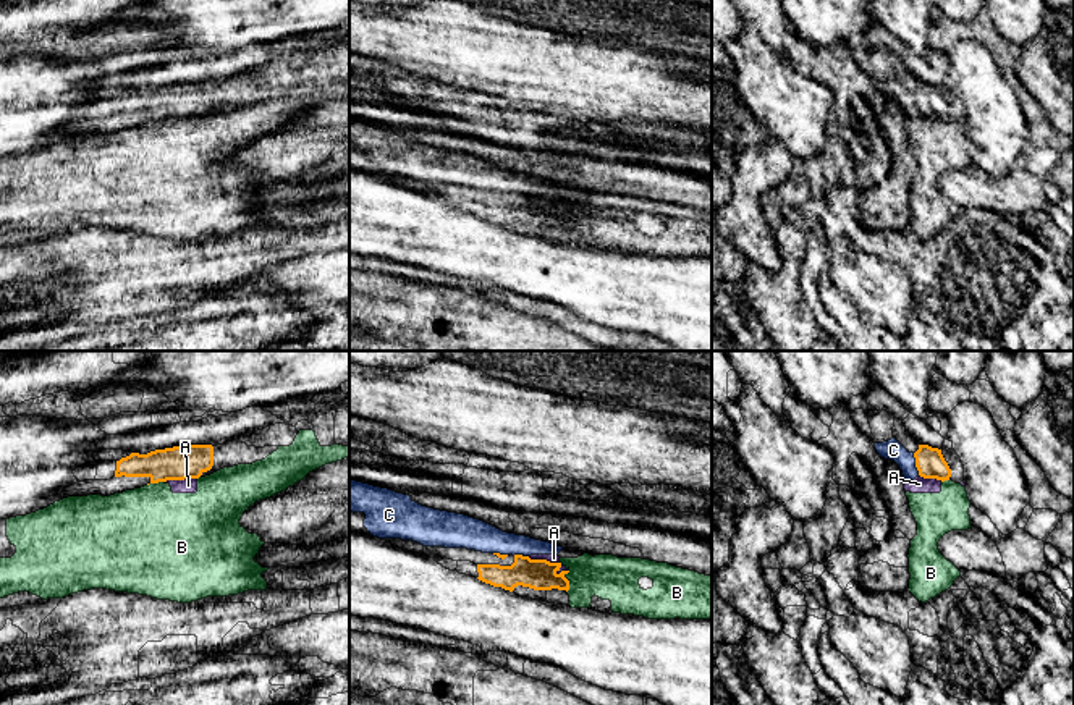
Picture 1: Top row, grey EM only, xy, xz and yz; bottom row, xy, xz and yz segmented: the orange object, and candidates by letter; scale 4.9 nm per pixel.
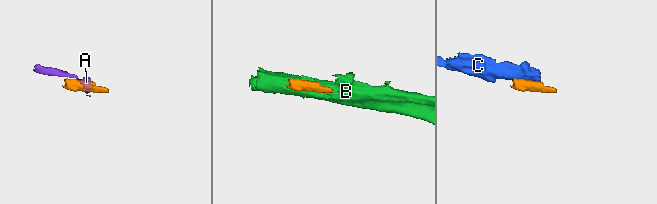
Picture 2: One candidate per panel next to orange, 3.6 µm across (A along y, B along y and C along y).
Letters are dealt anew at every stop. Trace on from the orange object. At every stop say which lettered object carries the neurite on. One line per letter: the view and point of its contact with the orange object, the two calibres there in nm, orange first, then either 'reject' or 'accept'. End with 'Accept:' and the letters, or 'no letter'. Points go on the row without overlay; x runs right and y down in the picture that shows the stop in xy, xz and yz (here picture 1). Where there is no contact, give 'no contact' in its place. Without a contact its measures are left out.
A: contact xz (549, 199); calibres 160 and 50 nm; reject
B: contact xz (568, 219); calibres 160 and 220 nm; reject
C: contact yz (916, 102); calibres 140 and 100 nm; accept
Accept: C

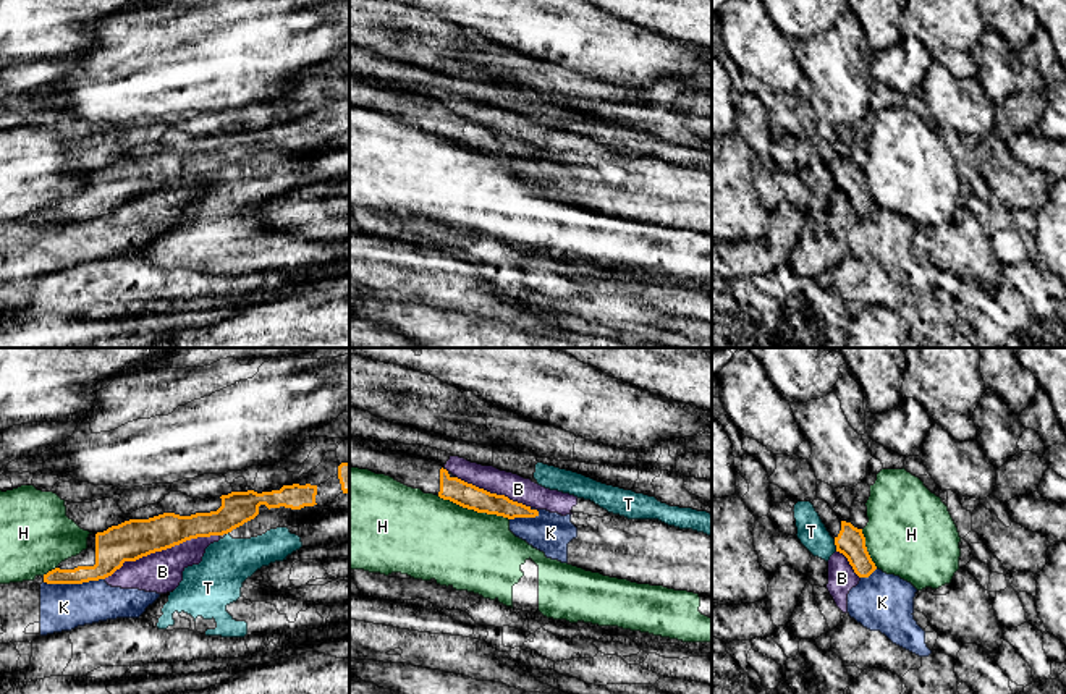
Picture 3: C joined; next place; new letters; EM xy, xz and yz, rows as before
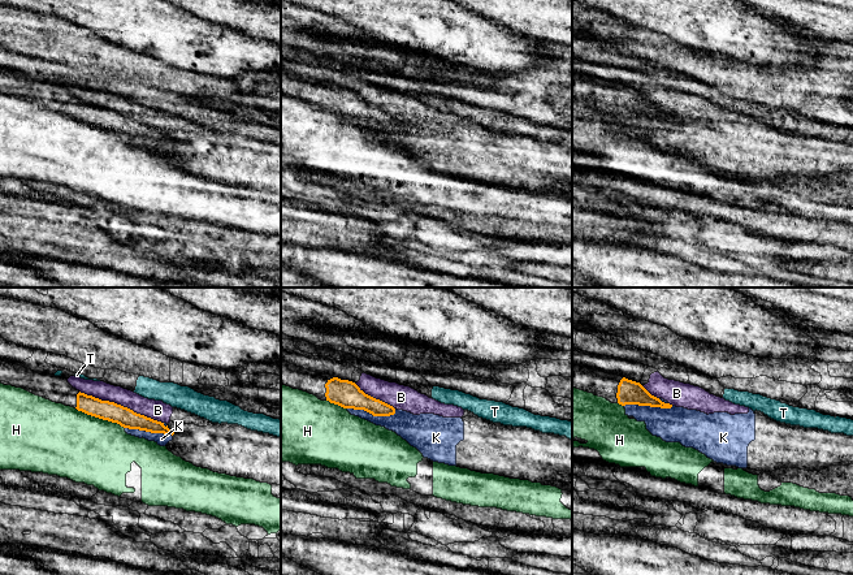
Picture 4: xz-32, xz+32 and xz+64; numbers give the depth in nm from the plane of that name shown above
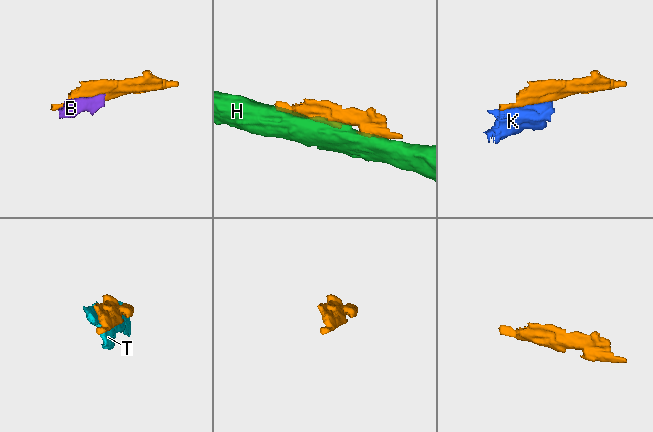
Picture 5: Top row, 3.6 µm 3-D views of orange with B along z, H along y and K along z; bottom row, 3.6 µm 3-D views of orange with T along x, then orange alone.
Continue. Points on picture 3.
B: contact xy (160, 188); calibres 200 and 200 nm; reject
H: contact xz (473, 146); calibres 120 and 400 nm; reject
K: contact xy (73, 220); calibres 170 and 240 nm; reject
T: contact yz (835, 181); calibres 140 and 140 nm; reject
Accept: no letter

